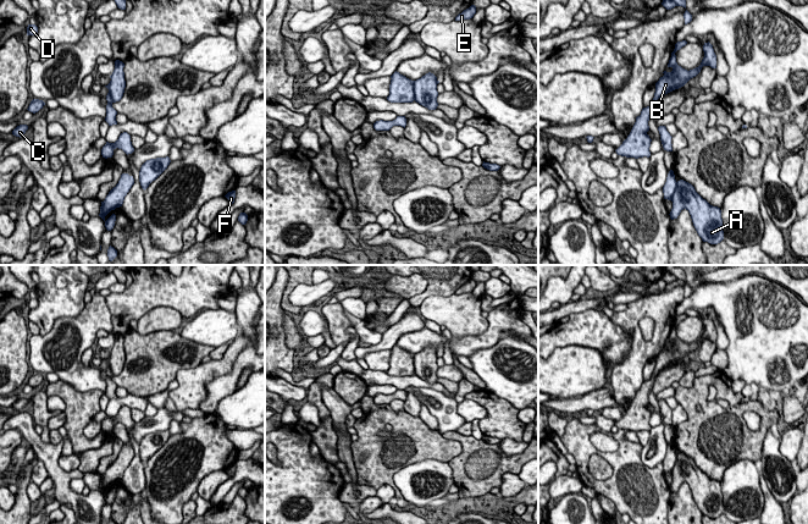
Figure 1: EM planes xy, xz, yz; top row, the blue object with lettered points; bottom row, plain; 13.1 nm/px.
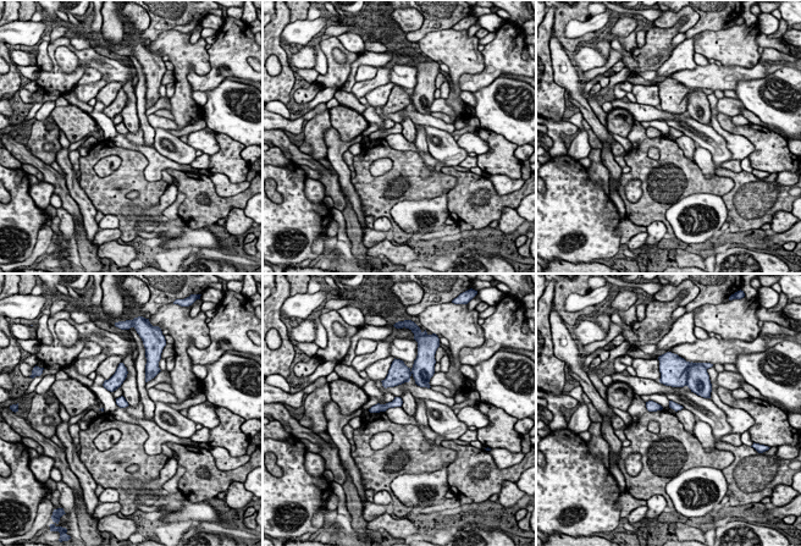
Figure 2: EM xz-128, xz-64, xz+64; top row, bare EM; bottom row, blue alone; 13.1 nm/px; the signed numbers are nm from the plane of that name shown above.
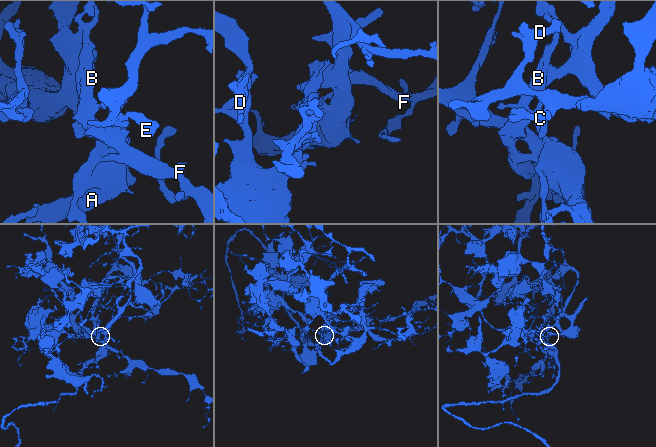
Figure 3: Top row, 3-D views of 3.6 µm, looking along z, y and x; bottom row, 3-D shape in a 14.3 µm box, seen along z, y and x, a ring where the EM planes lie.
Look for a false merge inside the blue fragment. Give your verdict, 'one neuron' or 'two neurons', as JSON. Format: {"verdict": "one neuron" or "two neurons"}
{"verdict": "two neurons"}

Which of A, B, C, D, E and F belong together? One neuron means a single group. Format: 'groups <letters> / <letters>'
groups A E / B C D F

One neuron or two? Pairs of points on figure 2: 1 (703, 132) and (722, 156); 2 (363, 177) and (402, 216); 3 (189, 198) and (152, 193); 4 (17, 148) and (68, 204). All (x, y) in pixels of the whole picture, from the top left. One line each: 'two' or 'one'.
1: one
2: two
3: two
4: one

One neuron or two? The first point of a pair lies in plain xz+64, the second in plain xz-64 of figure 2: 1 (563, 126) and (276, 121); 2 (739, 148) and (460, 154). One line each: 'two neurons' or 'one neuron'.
1: one neuron
2: two neurons

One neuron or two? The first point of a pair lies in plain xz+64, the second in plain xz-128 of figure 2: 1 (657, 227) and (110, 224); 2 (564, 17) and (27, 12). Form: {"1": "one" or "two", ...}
{"1": "one", "2": "one"}

